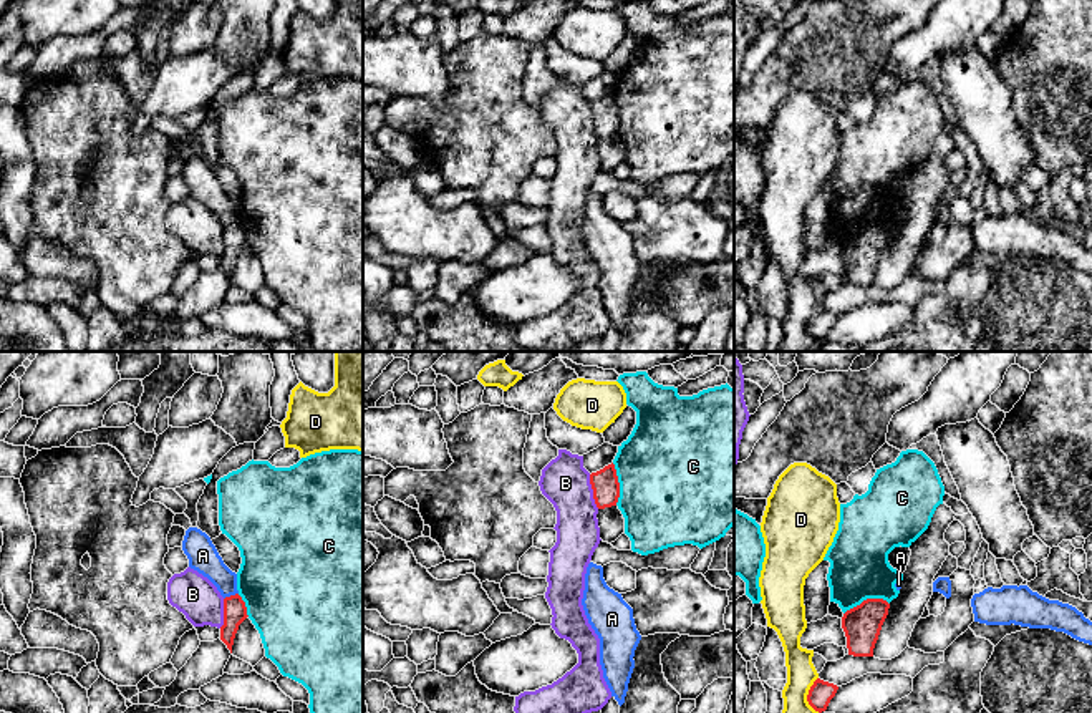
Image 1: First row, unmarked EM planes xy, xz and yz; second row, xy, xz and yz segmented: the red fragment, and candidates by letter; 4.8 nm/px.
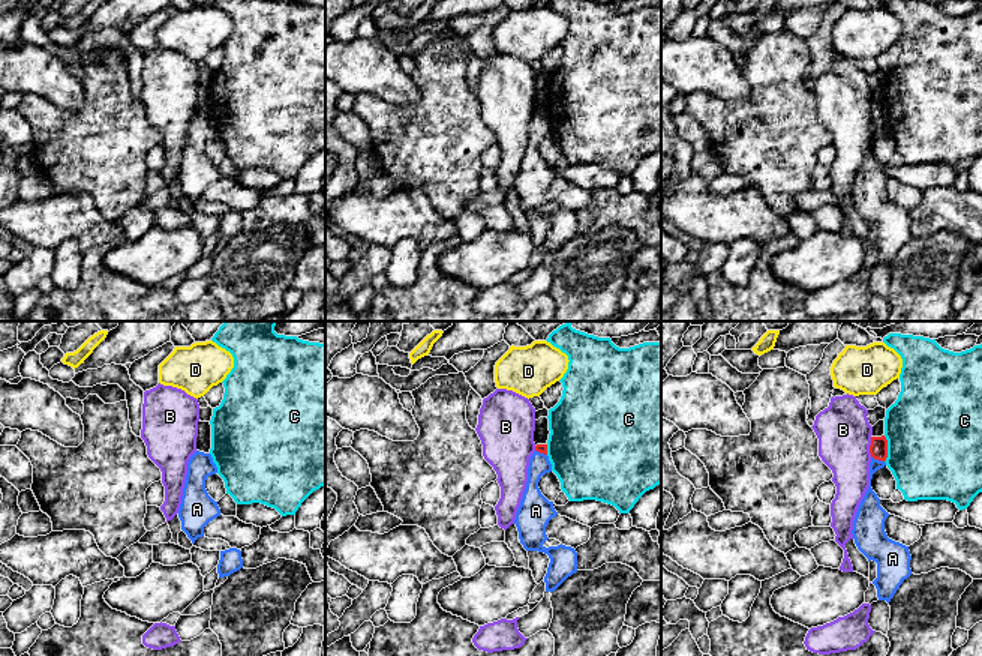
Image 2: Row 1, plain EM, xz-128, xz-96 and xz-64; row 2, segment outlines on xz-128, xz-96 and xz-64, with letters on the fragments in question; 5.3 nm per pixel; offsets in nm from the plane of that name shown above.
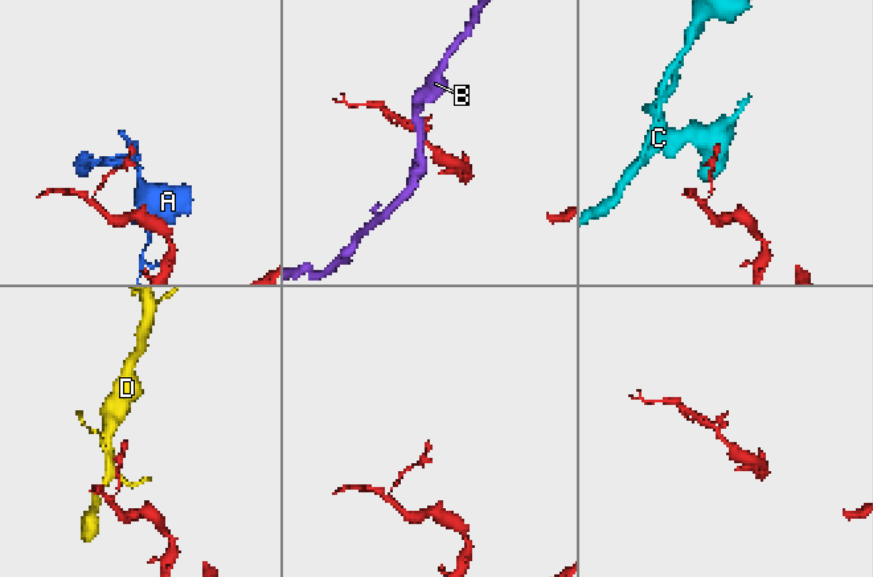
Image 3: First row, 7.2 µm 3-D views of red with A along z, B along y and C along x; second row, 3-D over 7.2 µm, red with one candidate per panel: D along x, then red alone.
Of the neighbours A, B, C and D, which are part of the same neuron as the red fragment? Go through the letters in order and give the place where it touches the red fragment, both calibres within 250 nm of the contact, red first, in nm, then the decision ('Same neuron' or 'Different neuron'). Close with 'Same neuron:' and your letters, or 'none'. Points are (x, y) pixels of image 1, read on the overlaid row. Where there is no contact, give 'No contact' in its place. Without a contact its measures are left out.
A: Touches red at xy (231, 596). Thickness 110 nm (red) against 150 nm. Different neuron
B: Touches red at xz (594, 491). Thickness 130 nm (red) against 240 nm. Different neuron
C: Touches red at yz (867, 599). Thickness 190 nm (red) against 280 nm. Different neuron
D: Touches red at yz (807, 695). Thickness 120 nm (red) against 140 nm. Different neuron
Same neuron: none

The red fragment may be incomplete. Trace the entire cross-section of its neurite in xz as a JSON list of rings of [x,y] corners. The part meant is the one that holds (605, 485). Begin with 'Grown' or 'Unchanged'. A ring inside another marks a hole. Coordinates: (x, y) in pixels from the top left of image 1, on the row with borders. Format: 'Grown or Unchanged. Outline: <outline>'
Unchanged. Outline: [[[613,463],[597,473],[592,473],[590,484],[598,509],[616,506],[620,497],[620,483]]]

